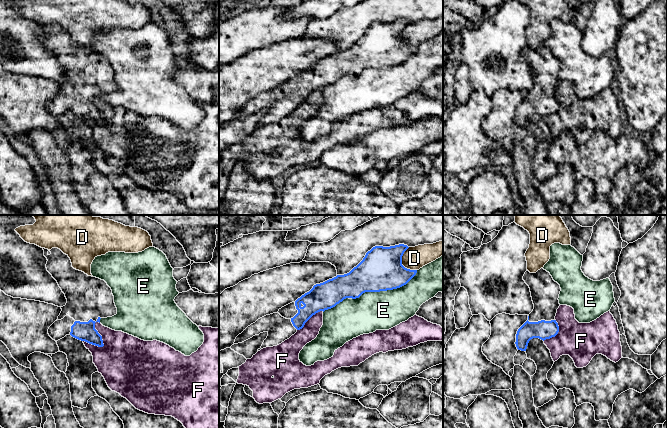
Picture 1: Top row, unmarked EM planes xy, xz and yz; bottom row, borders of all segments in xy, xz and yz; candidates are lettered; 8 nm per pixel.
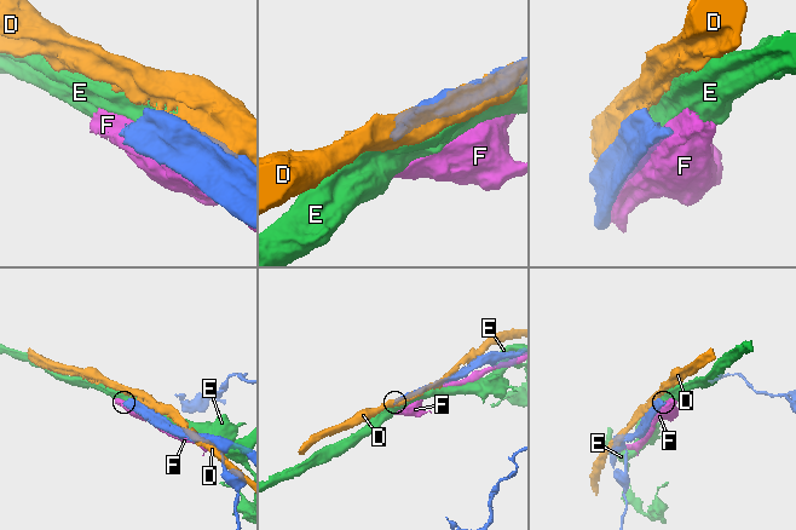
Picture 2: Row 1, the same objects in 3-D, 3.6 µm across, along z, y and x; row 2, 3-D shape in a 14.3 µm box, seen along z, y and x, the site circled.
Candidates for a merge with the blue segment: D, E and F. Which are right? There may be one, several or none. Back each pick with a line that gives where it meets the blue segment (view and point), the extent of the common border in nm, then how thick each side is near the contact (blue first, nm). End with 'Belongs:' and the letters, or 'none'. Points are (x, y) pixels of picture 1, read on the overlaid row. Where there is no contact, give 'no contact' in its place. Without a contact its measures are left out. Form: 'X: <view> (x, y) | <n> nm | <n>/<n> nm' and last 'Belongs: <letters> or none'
Belongs: none

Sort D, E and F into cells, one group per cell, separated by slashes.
D / E / F

